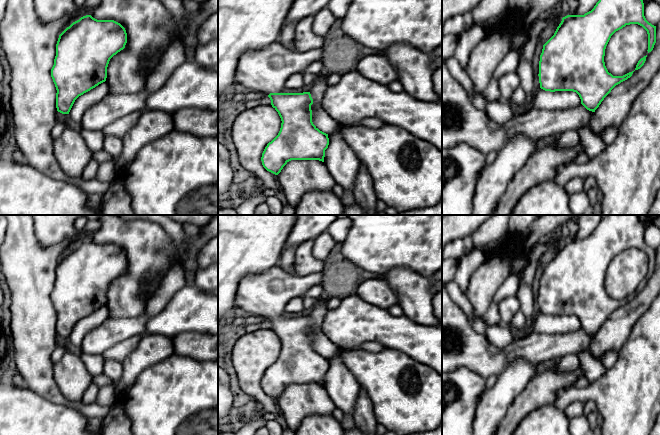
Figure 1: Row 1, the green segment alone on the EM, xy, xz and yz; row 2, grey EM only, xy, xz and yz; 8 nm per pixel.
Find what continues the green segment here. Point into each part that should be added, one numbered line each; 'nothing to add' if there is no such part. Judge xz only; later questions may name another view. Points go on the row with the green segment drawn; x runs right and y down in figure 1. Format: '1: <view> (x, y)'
1: xz (266, 70)

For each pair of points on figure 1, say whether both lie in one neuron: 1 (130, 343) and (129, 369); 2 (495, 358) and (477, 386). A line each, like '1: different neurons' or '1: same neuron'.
1: different neurons
2: different neurons

